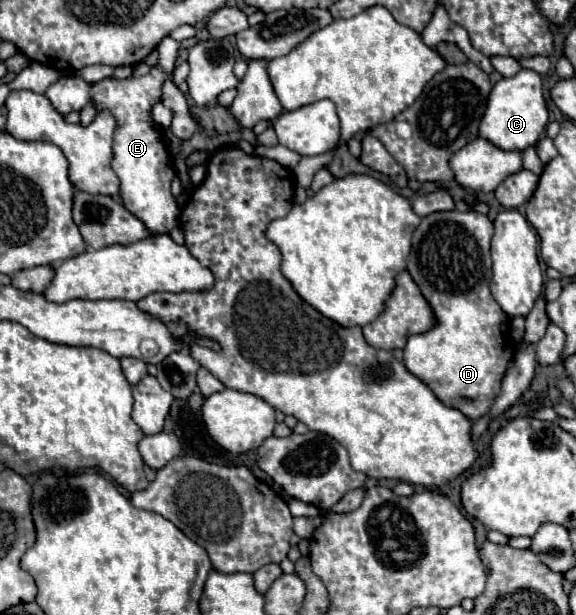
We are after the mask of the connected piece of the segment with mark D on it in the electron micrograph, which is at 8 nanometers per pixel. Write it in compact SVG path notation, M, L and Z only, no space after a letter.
M475 211L431 213L423 217L419 227L415 229L413 247L411 247L409 261L407 261L407 271L419 285L423 297L433 307L437 325L427 333L409 337L403 349L405 353L403 363L445 405L459 409L471 421L477 421L489 413L491 403L499 397L505 369L517 351L515 341L511 337L511 329L509 329L509 317L503 313L499 303L493 299L489 291L489 281L485 281L485 279L491 279L493 275L491 273L493 263L489 255L491 237L493 237L493 221L483 213L475 213Z

